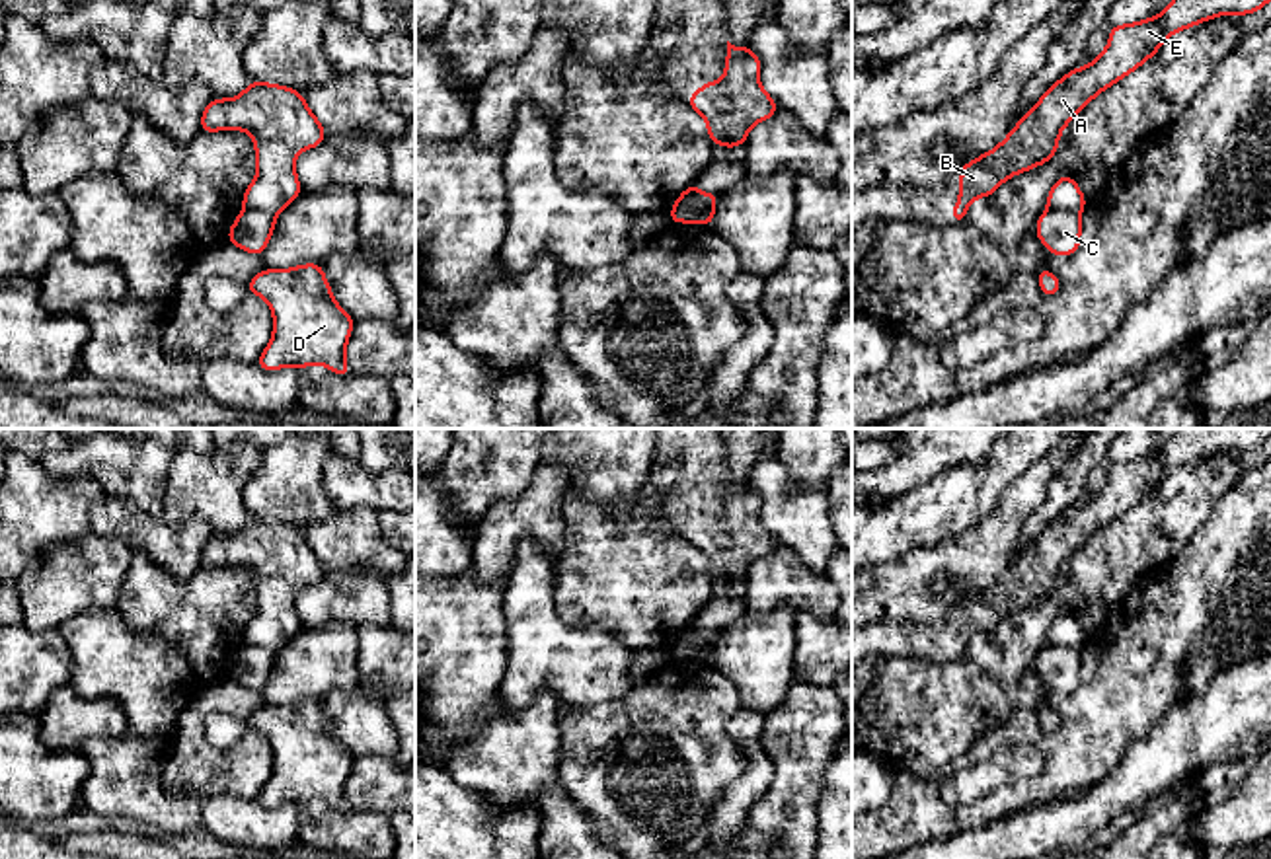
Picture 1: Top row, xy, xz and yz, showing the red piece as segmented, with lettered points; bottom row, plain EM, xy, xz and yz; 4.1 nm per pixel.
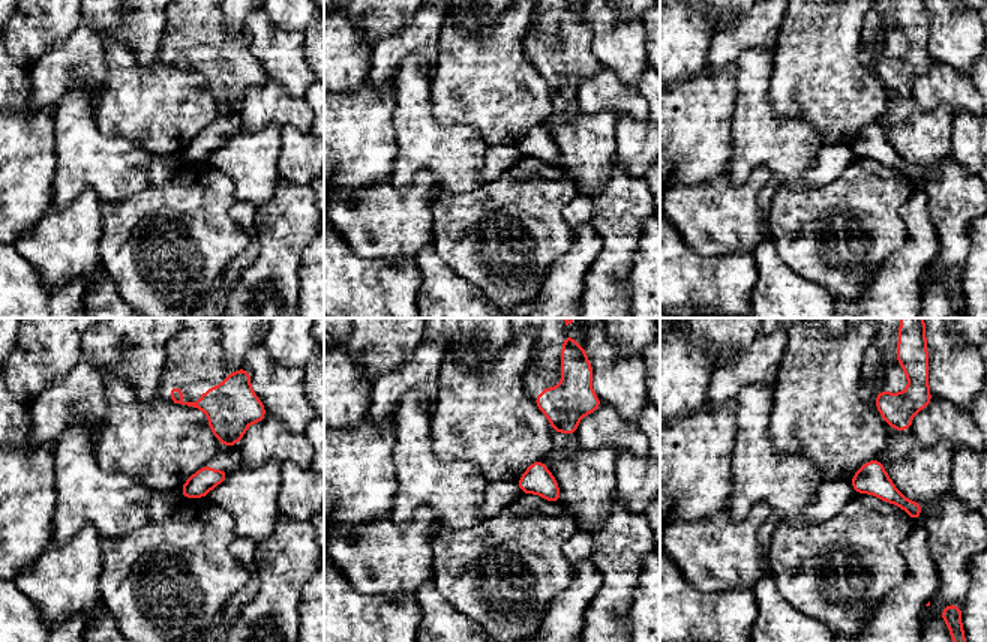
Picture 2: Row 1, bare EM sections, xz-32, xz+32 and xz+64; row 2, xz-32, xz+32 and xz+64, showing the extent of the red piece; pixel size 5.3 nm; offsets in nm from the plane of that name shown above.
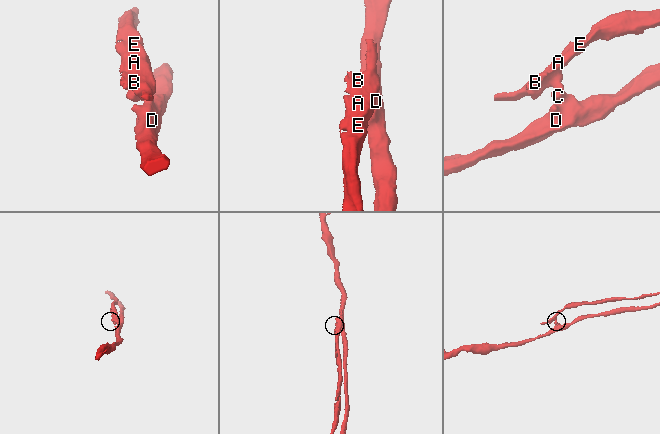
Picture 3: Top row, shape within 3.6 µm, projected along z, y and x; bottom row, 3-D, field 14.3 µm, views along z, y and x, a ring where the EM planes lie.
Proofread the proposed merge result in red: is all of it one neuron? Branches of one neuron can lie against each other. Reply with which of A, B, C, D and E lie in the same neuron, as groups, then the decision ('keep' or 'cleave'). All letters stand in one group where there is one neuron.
A B E / C D | cleave

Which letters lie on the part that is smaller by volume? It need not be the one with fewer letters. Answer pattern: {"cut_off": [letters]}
{"cut_off": ["A", "B", "E"]}

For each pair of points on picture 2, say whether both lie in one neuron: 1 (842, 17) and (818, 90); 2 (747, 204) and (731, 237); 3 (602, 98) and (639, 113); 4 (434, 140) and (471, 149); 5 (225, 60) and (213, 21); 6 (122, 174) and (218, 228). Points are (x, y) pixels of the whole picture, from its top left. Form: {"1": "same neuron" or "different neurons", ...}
{"1": "same neuron", "2": "same neuron", "3": "same neuron", "4": "same neuron", "5": "same neuron", "6": "different neurons"}

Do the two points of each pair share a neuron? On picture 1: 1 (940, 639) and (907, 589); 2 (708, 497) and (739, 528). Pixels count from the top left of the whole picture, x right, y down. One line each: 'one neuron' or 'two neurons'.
1: two neurons
2: one neuron

